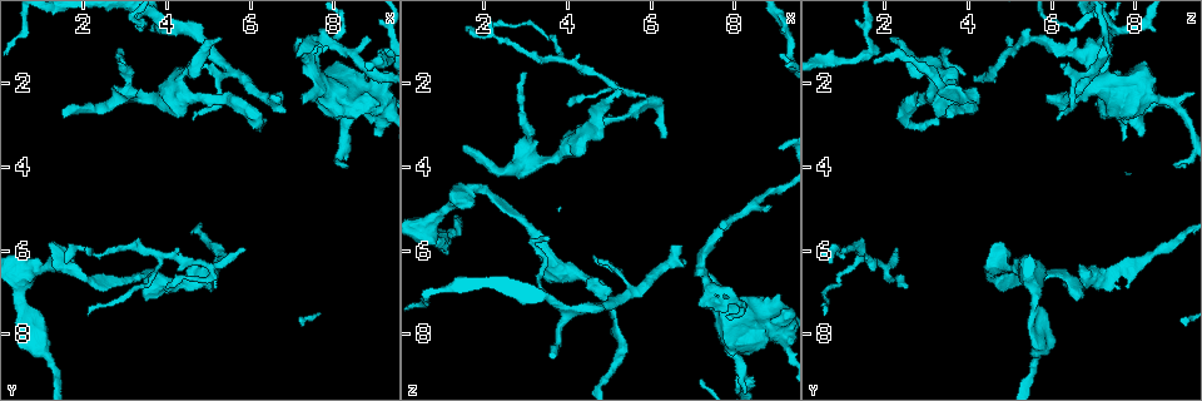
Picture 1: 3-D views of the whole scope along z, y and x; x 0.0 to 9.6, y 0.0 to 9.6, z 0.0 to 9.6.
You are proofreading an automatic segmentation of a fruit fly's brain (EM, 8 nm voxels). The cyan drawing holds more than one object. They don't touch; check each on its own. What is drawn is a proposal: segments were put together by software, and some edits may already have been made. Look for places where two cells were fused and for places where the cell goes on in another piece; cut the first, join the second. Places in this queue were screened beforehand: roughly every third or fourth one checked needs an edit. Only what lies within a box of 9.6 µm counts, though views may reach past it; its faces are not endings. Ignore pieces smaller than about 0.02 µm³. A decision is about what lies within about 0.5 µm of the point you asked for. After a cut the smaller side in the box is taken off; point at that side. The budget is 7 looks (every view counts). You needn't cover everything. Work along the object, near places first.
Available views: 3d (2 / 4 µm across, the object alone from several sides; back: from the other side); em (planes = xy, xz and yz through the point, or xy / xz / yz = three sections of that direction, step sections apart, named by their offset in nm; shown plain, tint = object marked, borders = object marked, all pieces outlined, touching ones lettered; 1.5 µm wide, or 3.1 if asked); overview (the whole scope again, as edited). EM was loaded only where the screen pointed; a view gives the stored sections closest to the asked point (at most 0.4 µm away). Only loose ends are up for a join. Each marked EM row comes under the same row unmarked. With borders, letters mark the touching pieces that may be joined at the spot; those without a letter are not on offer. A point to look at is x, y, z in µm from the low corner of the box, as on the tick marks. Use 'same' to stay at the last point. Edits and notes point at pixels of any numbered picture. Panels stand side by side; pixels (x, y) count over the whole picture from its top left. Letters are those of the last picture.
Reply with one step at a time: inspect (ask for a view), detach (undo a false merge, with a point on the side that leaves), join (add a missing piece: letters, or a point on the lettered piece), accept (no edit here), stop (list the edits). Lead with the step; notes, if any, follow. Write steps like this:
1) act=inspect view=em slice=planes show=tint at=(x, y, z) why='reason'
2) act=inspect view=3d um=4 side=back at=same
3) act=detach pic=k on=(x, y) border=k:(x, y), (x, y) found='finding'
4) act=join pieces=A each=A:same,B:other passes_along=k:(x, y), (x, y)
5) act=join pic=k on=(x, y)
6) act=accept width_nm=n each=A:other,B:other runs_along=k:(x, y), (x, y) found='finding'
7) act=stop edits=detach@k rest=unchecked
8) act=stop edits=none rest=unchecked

act=inspect view=em slice=yz step=8 show=borders at=(5.30, 0.90, 2.15) why='free end'

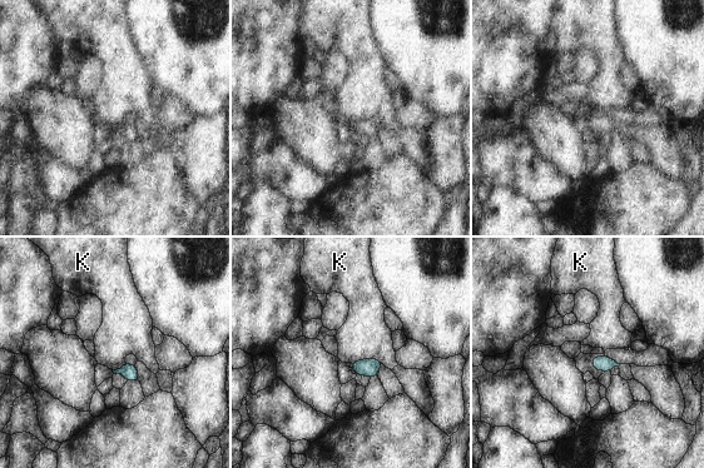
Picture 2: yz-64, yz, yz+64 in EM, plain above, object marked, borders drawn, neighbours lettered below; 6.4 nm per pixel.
act=accept each=K:other border=2:(383, 362), (356, 359), (351, 363) found='no lettered piece goes on from it'

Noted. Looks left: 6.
act=inspect view=em slice=yz step=8 show=tint at=(8.85, 0.85, 4.90) why='branch stops here'

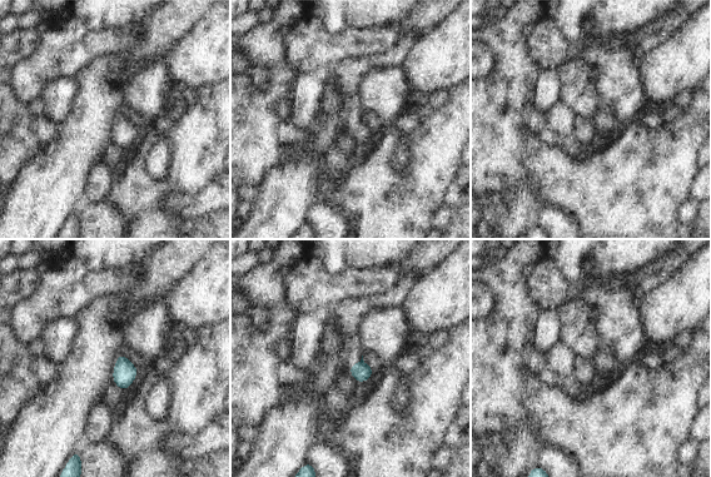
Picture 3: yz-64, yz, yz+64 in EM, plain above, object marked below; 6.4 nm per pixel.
act=inspect view=em slice=yz step=8 show=borders at=same

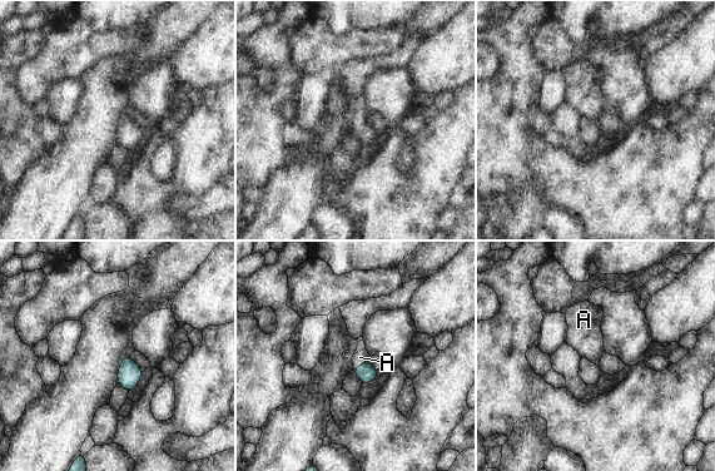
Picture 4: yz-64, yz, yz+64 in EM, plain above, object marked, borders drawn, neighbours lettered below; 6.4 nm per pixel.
act=join pieces=A each=A:same passes_along=4:(367, 373), (361, 365), (360, 357) found='it goes on there'

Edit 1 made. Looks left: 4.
act=inspect view=overview why='redraw'

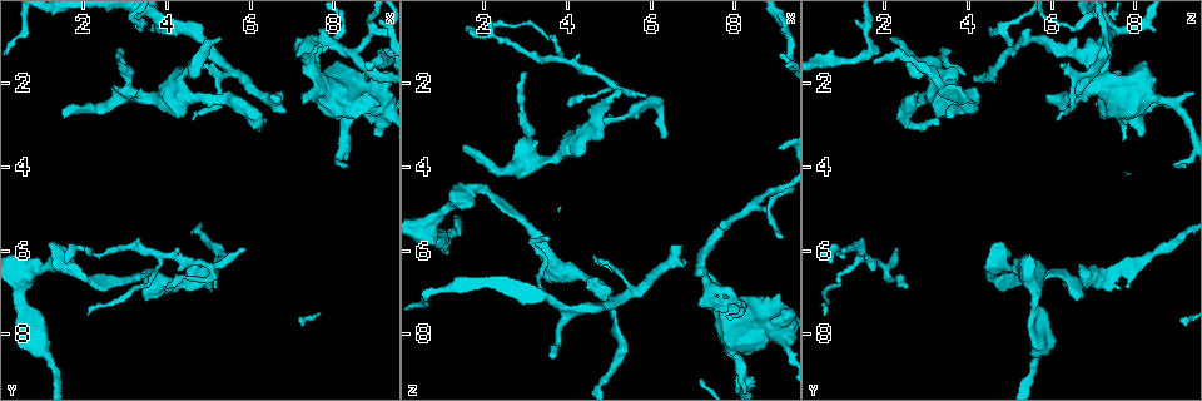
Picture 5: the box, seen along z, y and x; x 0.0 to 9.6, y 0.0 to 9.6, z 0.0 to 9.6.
act=inspect view=em slice=planes show=borders at=(4.05, 6.90, 2.55) why='free end'

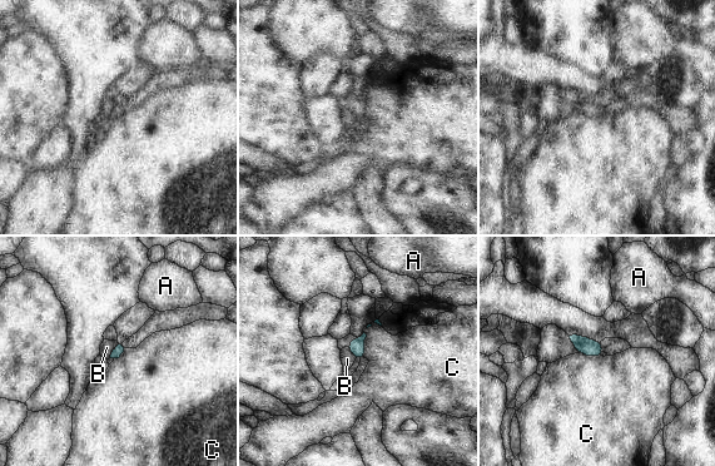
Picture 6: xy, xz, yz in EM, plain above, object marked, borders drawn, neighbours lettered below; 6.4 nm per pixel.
act=accept width_nm=70 each=A:other,B:other,C:other border=6:(363, 331), (366, 335), (363, 357) found='no lettered piece goes on from it'

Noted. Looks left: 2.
act=stop edits=join@4 rest=unchecked

